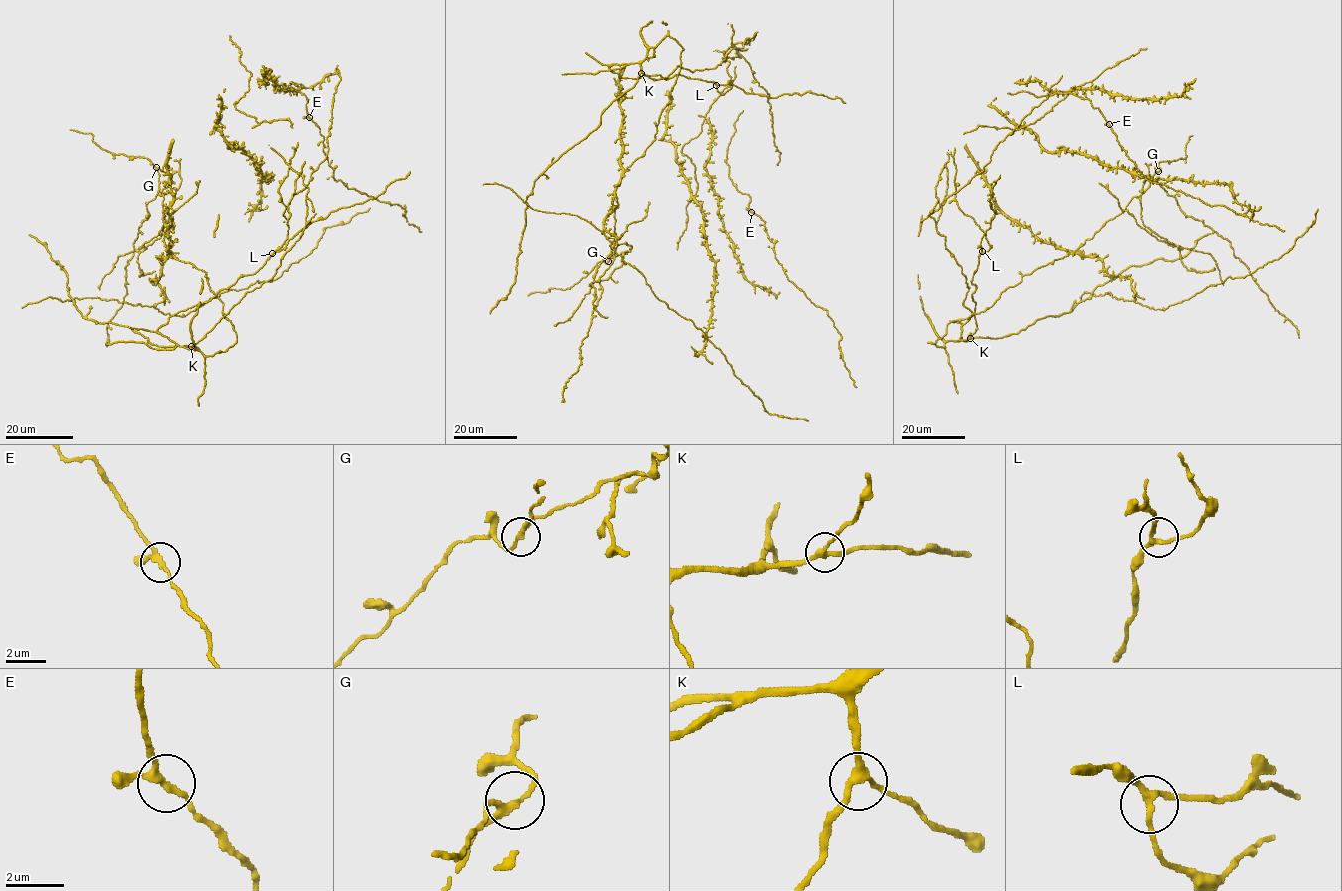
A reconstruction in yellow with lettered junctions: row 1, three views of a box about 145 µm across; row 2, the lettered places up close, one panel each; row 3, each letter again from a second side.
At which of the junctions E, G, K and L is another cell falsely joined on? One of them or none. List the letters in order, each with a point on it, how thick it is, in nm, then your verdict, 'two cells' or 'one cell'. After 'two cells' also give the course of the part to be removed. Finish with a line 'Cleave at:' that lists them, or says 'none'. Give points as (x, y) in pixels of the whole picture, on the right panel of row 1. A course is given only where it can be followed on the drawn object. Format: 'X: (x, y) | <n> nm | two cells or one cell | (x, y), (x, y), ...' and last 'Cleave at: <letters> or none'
E: (1109, 124) | 190 nm | one cell
G: (1158, 171) | 200 nm | two cells | (1158, 171), (1149, 177), (1186, 215), (1230, 243), (1233, 254), (1299, 338)
K: (970, 338) | 240 nm | one cell
L: (982, 251) | 200 nm | one cell
Cleave at: G

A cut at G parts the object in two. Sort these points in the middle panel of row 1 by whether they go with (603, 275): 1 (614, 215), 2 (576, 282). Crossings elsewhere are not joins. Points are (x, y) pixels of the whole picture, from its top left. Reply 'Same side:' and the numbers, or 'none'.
Same side: none

